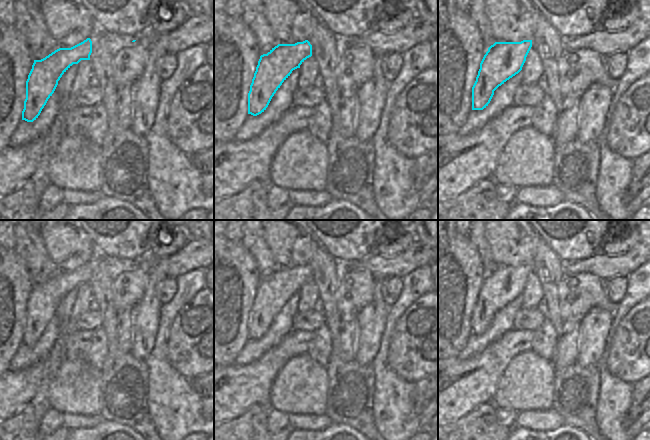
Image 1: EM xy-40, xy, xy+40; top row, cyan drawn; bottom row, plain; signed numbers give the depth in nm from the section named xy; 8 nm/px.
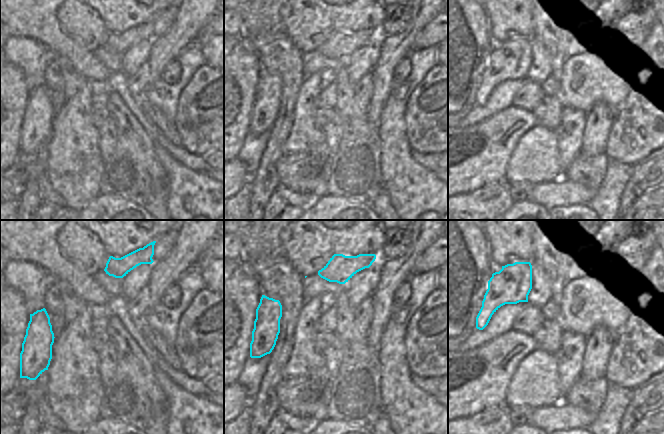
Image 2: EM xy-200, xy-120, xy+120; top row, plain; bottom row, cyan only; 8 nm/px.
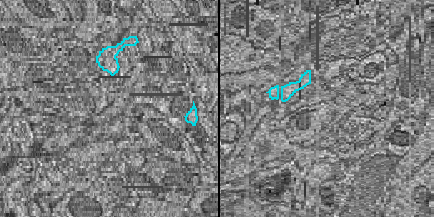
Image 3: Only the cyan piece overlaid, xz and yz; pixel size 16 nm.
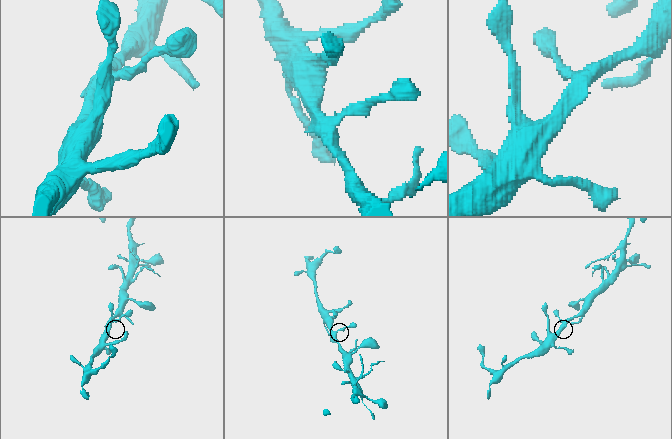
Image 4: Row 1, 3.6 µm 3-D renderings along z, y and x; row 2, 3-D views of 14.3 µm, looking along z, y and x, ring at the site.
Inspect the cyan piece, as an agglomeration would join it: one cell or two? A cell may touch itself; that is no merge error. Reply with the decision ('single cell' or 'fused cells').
single cell

